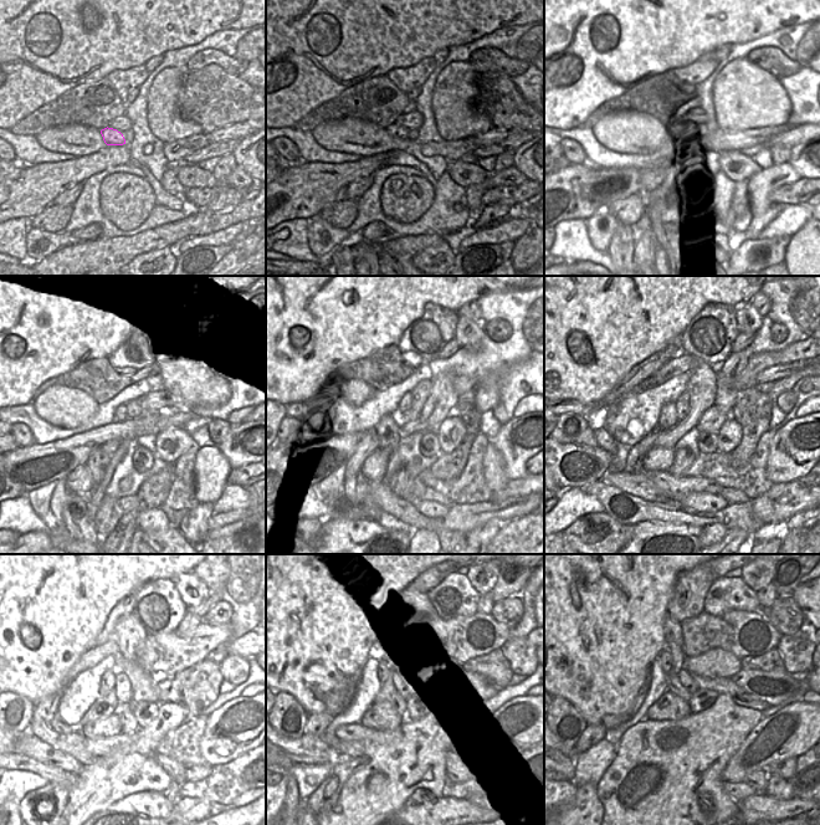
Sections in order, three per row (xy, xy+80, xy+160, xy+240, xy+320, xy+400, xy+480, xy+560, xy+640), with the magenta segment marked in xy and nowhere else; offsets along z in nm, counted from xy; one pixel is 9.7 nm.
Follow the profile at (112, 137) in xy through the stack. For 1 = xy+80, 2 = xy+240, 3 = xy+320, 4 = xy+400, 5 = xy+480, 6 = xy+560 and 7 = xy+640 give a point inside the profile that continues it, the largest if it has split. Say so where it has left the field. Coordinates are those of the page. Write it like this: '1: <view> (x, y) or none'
1: xy+80 (391, 129)
2: xy+240 (122, 411)
3: xy+320 (405, 404)
4: xy+400 (682, 404)
5: xy+480 (123, 690)
6: xy+560 (404, 685)
7: xy+640 (686, 681)

